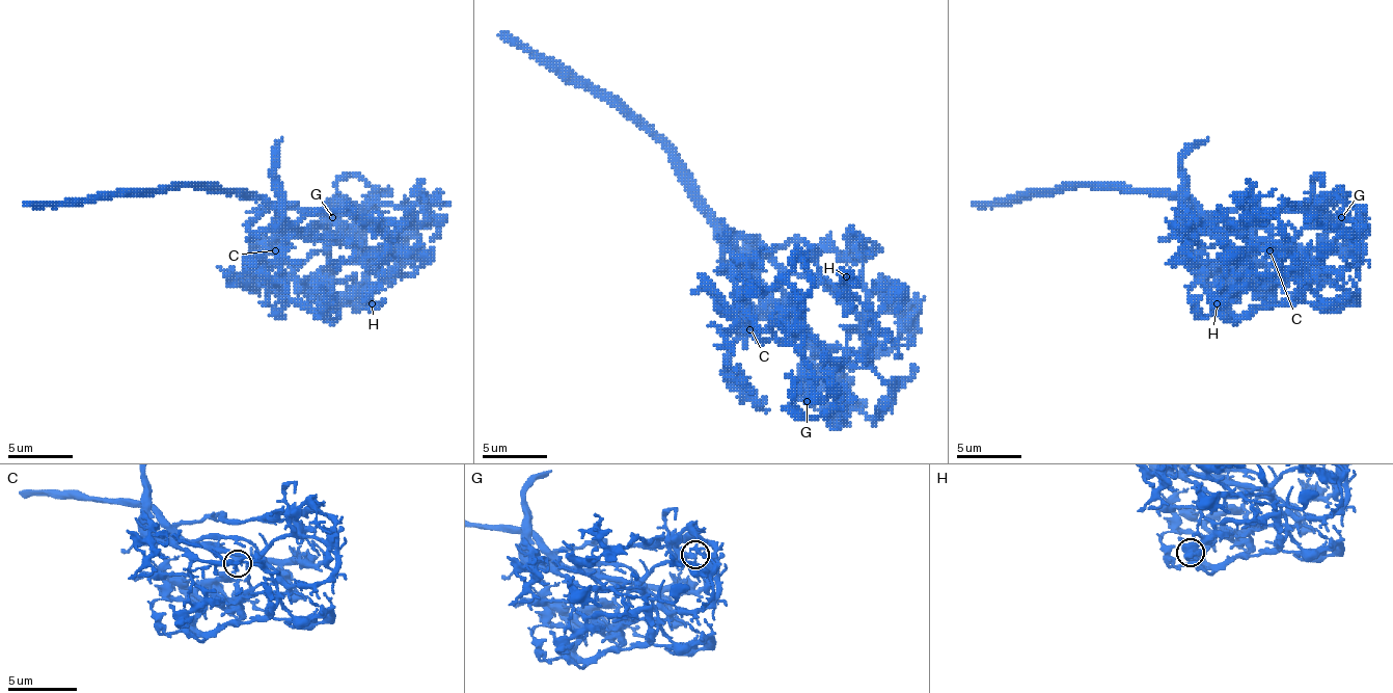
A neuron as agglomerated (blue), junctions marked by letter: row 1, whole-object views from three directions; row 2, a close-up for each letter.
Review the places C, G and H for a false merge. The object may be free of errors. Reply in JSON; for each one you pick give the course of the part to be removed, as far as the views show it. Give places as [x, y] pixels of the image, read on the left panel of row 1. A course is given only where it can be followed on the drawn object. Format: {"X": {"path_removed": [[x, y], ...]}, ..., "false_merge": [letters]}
{"G": {"path_removed": [[333, 218], [356, 224], [336, 244], [292, 235], [253, 195], [211, 189], [140, 189], [24, 206]]}, "false_merge": ["G"]}

